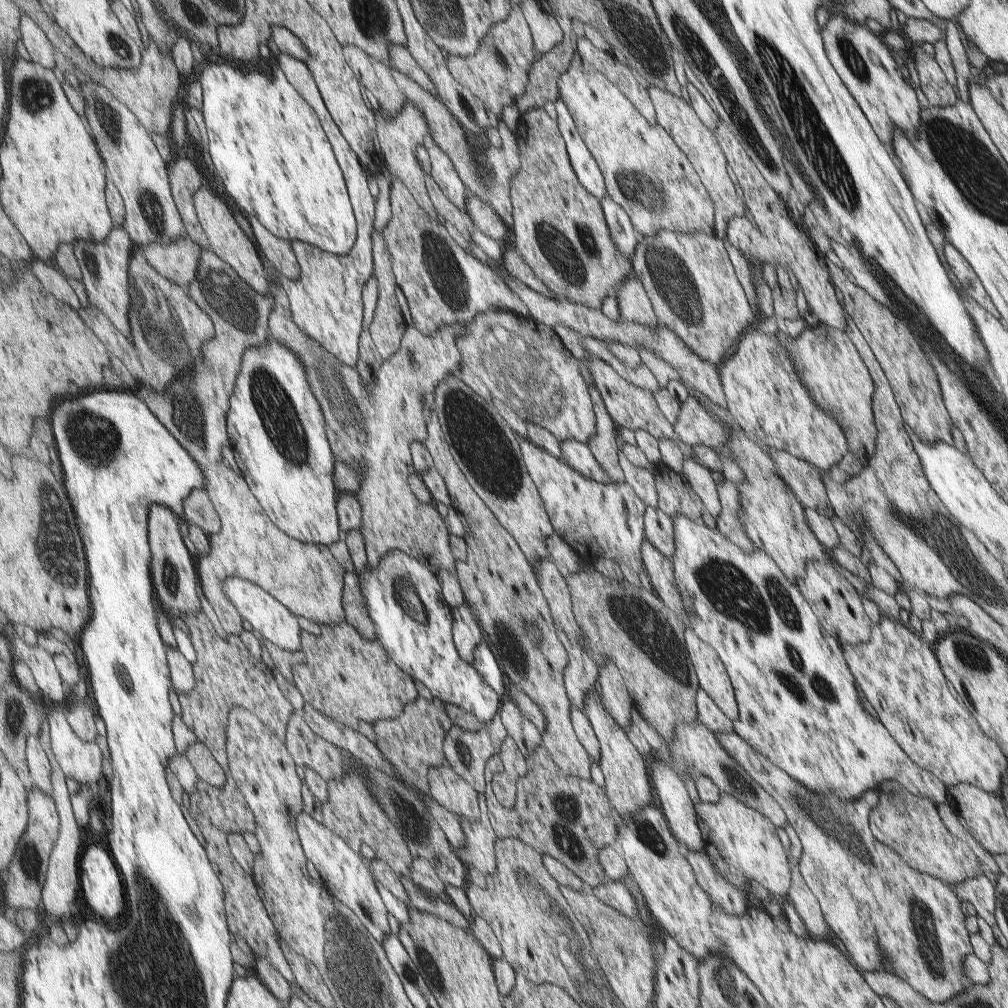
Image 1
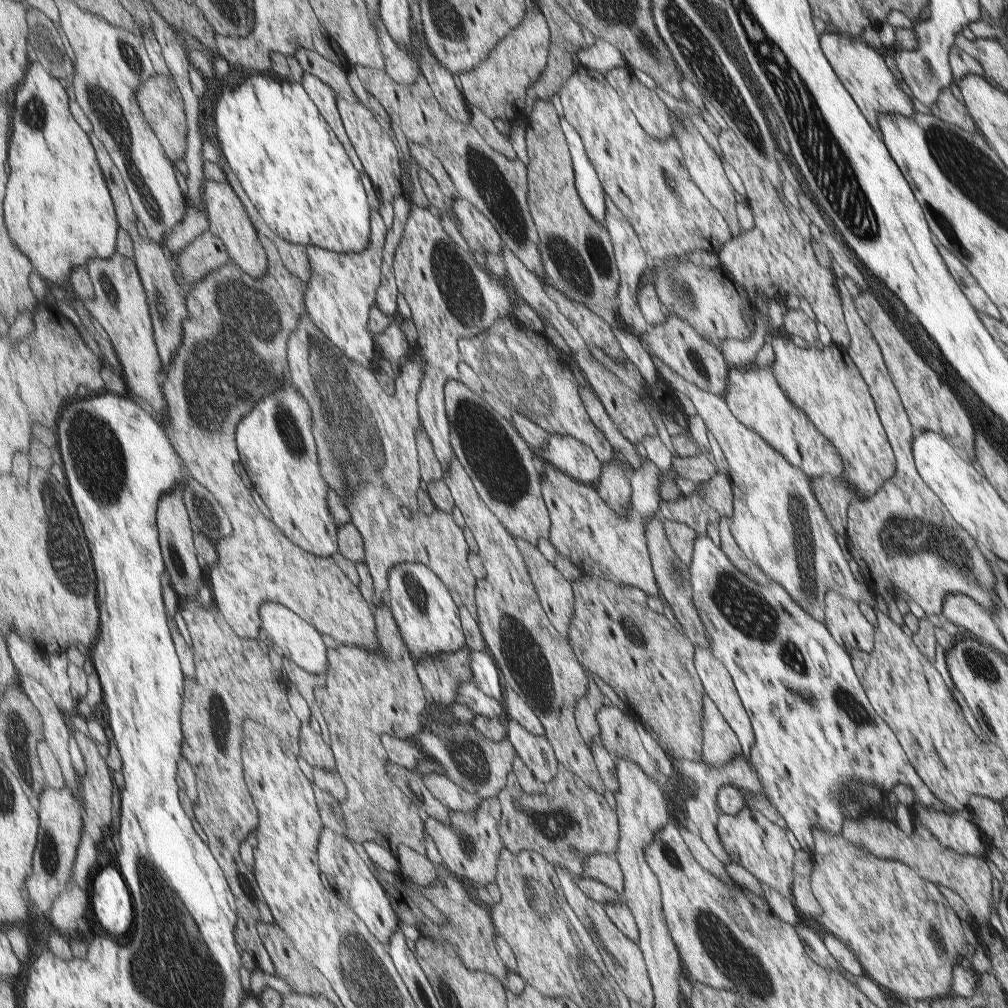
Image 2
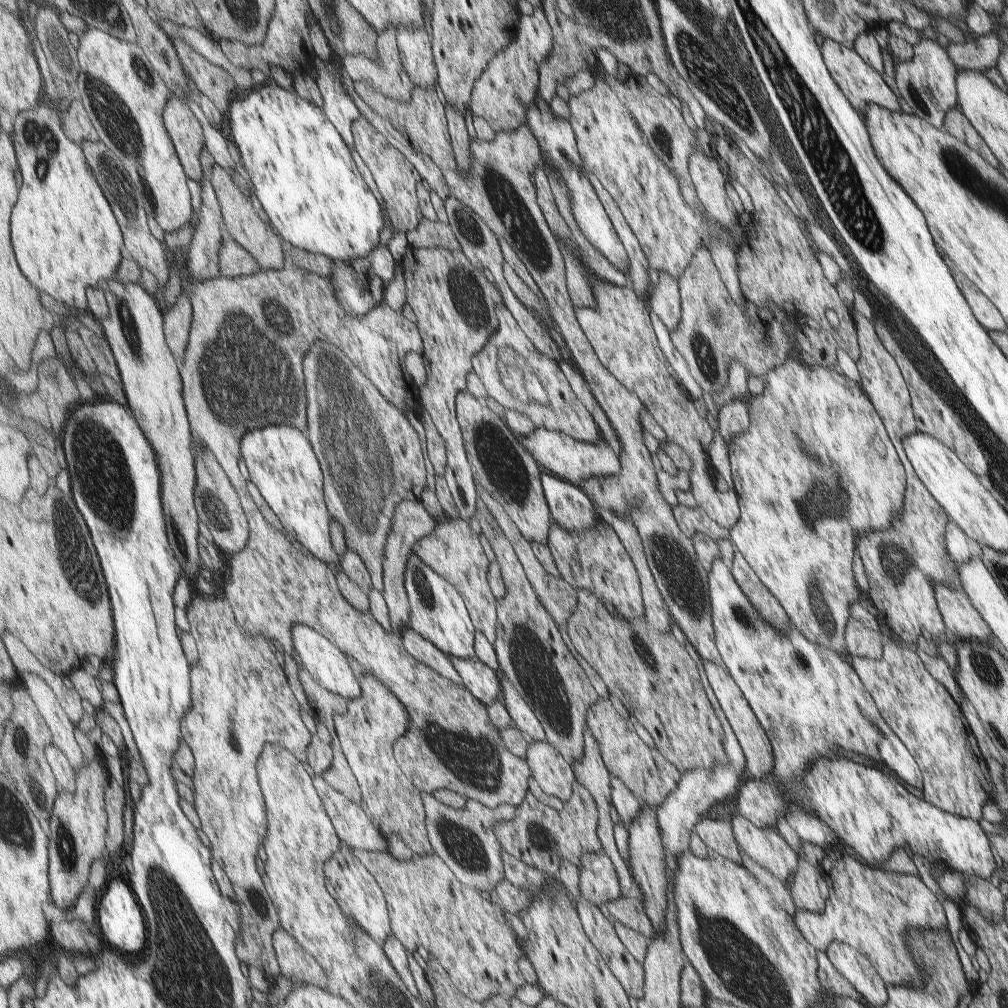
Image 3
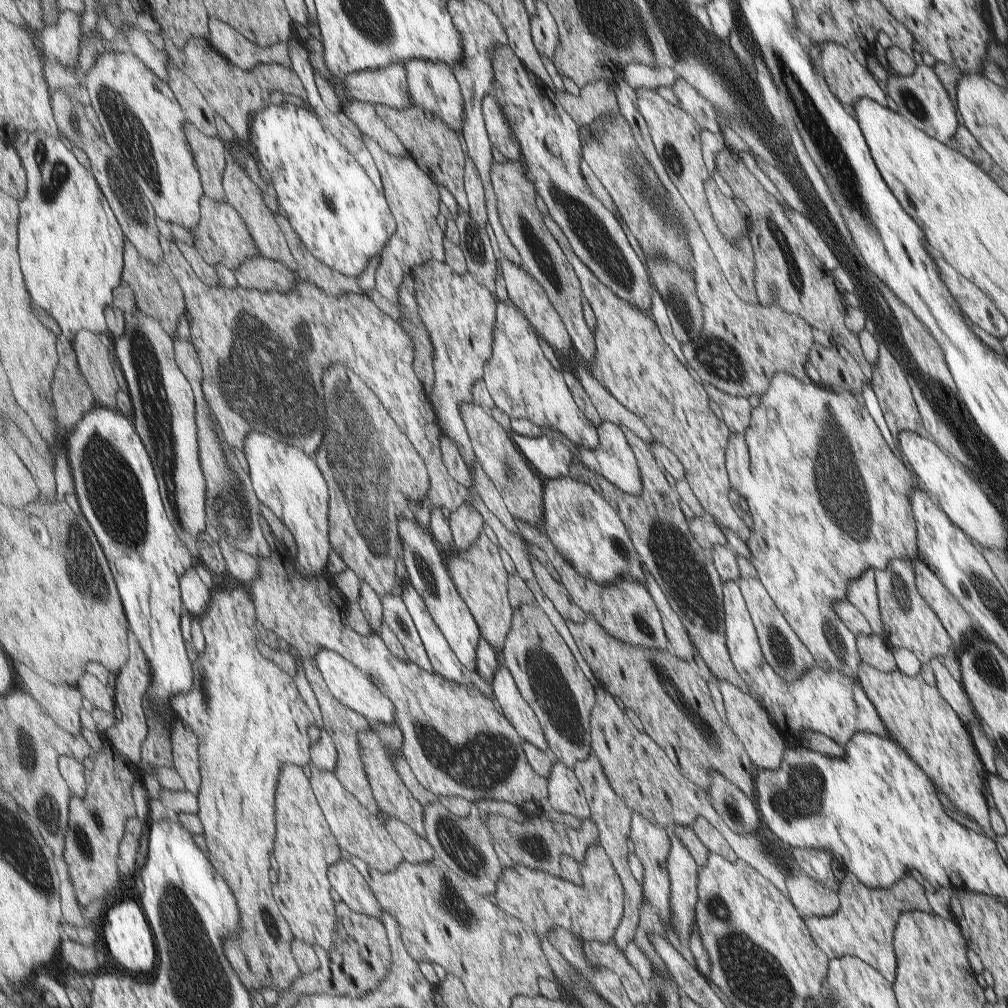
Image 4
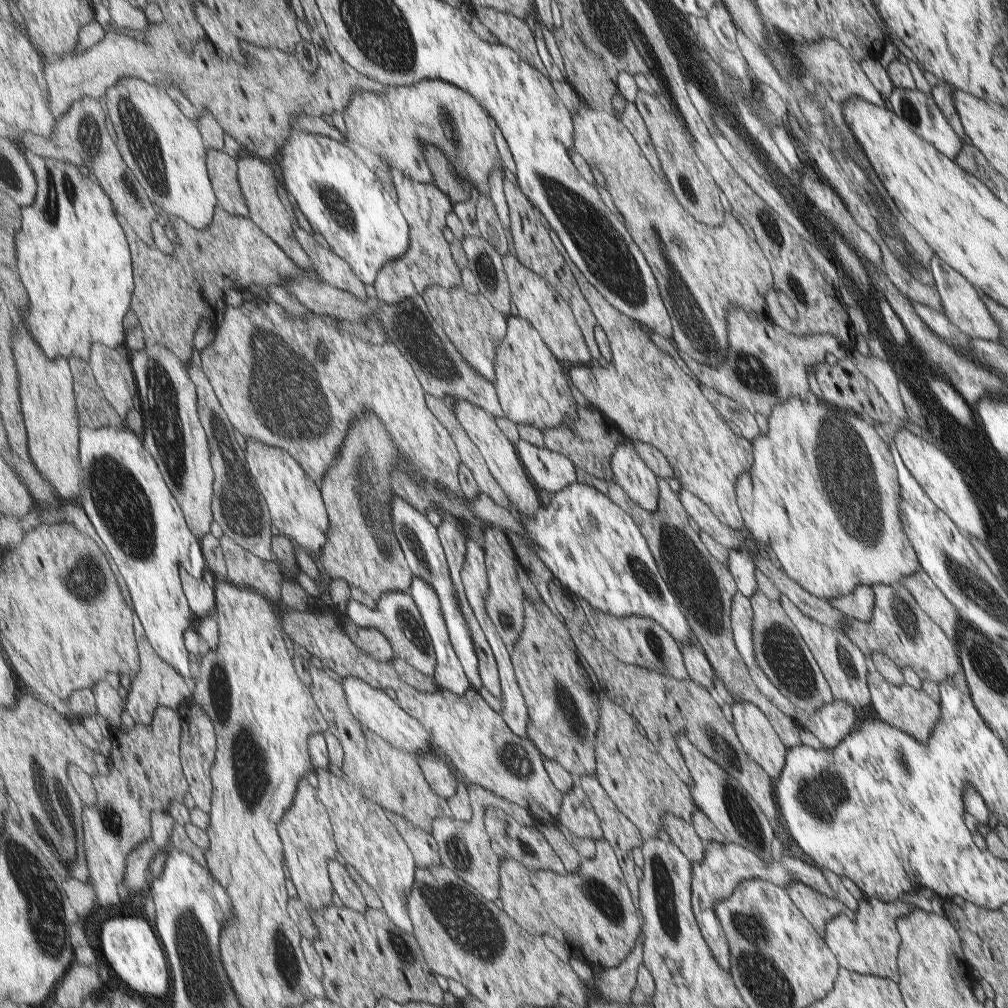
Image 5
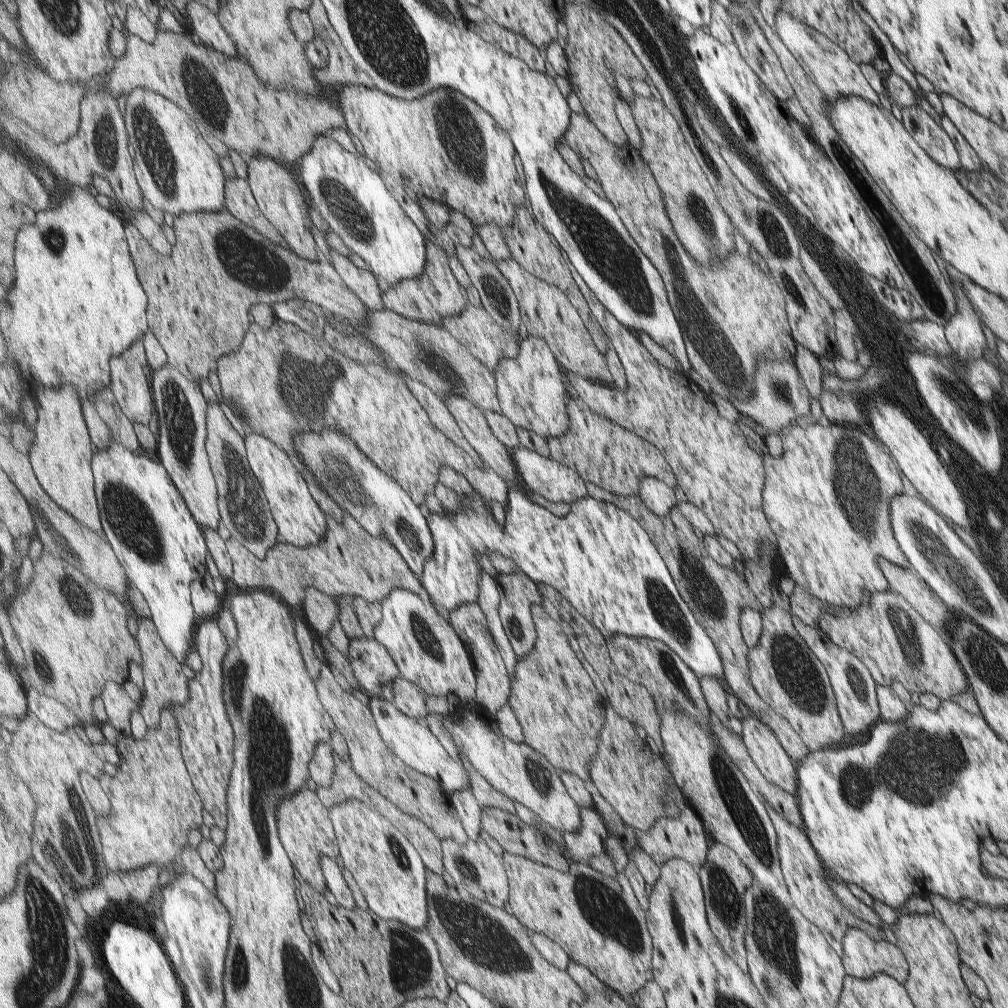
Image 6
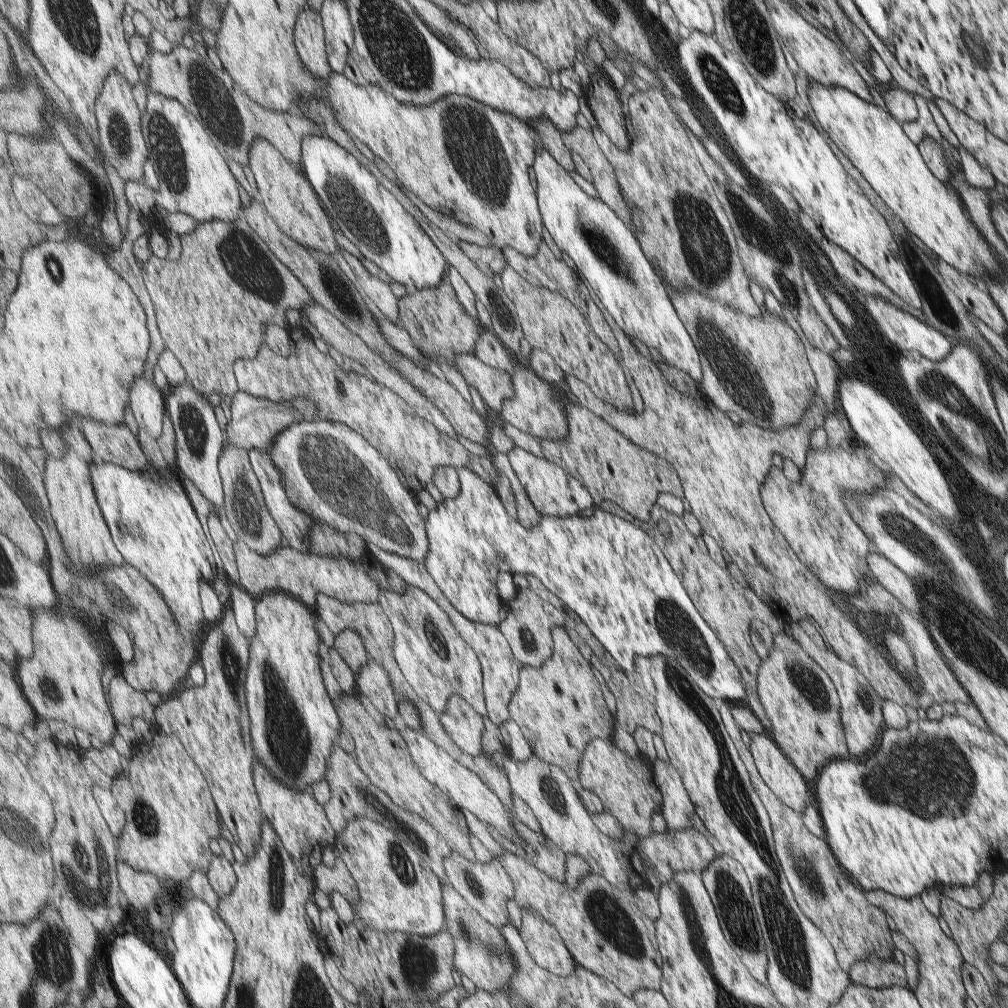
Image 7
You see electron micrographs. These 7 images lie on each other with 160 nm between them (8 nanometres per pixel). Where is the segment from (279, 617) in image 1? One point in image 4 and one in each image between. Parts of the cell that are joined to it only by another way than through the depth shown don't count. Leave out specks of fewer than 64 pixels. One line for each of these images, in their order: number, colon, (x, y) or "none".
2: (293, 636)
3: (328, 664)
4: (351, 686)

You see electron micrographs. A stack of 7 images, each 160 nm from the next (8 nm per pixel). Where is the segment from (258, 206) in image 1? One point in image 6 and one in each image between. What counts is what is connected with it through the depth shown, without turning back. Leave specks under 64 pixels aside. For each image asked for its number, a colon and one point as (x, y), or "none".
2: (291, 164)
3: (304, 175)
4: (328, 198)
5: (341, 197)
6: (351, 197)

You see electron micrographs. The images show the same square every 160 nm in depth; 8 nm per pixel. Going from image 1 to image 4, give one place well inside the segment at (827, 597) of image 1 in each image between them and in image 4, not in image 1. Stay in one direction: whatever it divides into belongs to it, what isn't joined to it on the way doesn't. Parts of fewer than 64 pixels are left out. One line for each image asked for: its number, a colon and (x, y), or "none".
2: (849, 628)
3: (861, 642)
4: (872, 650)

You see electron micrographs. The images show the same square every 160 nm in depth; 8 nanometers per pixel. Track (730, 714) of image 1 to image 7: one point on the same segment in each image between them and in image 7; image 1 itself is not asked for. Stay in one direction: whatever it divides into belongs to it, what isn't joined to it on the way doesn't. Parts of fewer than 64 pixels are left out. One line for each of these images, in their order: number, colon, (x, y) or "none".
2: (716, 681)
3: (755, 746)
4: (746, 718)
5: (756, 736)
6: (763, 748)
7: (779, 775)

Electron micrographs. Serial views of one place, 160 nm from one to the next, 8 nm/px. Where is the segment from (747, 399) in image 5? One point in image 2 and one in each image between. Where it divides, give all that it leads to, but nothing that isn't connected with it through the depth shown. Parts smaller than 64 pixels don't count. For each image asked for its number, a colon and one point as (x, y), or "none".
2: (674, 341)
3: (753, 336)
4: (741, 346)

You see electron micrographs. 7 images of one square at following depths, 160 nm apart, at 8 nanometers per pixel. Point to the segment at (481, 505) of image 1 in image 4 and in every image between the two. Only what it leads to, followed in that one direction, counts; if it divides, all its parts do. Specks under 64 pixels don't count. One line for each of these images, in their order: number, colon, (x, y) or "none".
2: (535, 659)
3: (532, 651)
4: (549, 677)

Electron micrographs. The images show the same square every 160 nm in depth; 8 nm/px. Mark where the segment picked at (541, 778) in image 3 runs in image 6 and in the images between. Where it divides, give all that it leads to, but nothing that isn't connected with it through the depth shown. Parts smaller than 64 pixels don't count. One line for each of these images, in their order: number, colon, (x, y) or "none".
4: (567, 795)
5: (578, 815)
6: (588, 842)

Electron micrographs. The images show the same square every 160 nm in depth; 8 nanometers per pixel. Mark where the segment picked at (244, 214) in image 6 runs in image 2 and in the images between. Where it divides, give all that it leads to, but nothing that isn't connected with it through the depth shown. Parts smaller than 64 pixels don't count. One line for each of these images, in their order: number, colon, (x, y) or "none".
2: (161, 99)
3: (188, 134)
4: (210, 153)
5: (223, 170)

